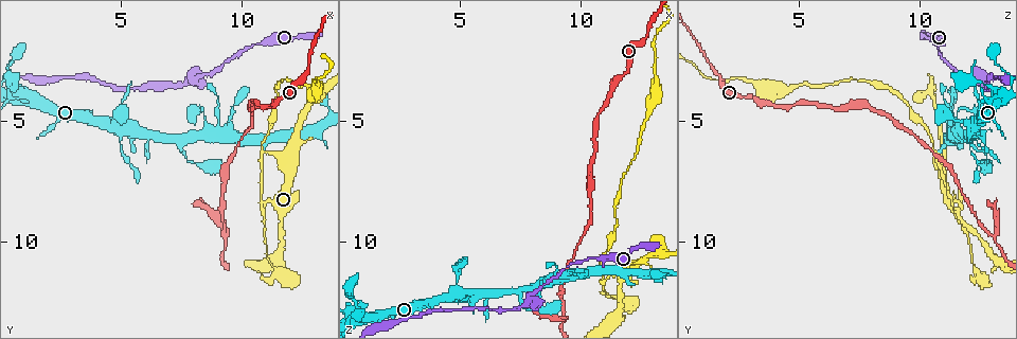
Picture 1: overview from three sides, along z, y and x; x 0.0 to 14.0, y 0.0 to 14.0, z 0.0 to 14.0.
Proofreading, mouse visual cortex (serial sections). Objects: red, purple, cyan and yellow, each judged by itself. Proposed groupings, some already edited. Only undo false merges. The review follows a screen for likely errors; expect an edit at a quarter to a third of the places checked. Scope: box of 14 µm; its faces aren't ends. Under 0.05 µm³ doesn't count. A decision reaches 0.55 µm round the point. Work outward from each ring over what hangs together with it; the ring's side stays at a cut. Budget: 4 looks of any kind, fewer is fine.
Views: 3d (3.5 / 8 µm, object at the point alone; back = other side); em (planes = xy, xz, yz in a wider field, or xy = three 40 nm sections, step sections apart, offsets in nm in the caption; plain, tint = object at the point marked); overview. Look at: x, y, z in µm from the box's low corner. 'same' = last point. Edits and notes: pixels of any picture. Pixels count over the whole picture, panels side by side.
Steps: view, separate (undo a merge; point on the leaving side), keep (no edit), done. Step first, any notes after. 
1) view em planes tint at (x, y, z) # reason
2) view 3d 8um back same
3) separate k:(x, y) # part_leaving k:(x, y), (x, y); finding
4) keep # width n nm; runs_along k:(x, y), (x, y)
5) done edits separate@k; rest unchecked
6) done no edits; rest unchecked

view 3d 3.5um at (1.0, 4.1, 13.1) # thin neck

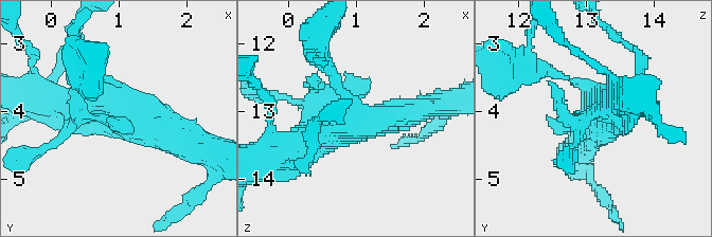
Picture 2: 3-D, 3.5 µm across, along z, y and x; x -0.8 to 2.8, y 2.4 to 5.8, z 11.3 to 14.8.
view em planes tint at (1.10, 4.05, 13.15) # shape alone is not enough

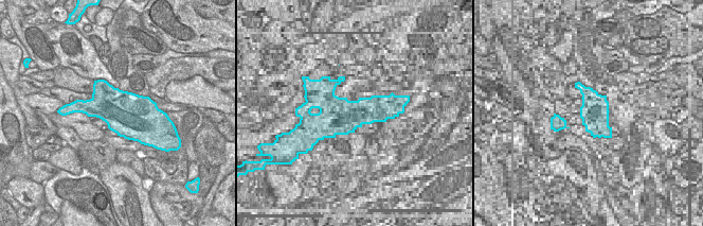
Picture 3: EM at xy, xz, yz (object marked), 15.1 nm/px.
keep # arm_widths 100, 150, 400, 400 nm; runs_along 2:(420, 110), (313, 134), (296, 148); one cell here

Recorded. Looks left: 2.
view 3d 3.5um at (4.9, 5.0, 12.1) # thin neck

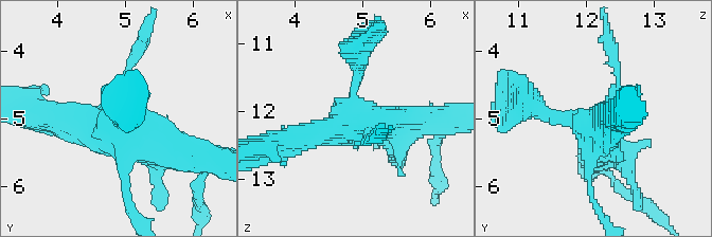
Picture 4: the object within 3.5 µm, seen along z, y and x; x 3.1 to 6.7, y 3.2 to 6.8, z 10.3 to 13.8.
view em xy step 5 tint at (4.85, 5.05, 12.00) # shape alone is not enough

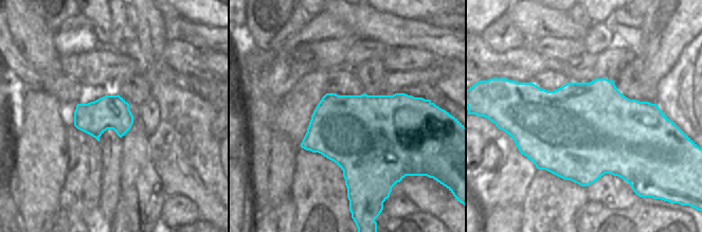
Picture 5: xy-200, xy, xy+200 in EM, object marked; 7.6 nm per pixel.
keep # continuous, no second cell

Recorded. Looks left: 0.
done no edits; rest unchecked

